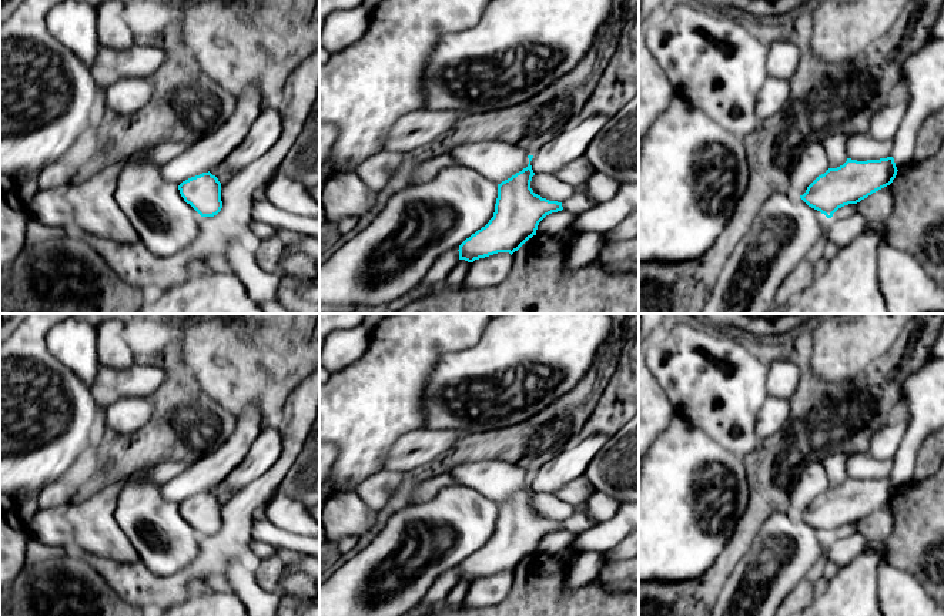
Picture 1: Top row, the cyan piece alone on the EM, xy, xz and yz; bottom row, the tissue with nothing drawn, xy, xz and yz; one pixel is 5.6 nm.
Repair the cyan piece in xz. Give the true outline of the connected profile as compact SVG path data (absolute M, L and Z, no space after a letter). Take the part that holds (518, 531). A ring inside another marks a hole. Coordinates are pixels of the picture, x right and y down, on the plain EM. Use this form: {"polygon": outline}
{"polygon": "M533 475L528 478L526 488L498 503L493 536L459 565L459 579L473 582L498 572L512 575L536 555L538 545L546 535L563 529L562 522L549 520L533 512Z"}

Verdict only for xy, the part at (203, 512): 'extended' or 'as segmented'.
as segmented

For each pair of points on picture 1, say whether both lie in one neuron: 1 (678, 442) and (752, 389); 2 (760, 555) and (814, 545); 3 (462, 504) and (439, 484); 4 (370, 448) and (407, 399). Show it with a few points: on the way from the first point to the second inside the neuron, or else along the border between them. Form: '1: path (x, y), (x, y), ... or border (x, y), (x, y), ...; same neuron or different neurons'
1: border (678, 412), (725, 447); different neurons
2: path (773, 555), (780, 555), (787, 548), (802, 545); same neuron
3: border (458, 484), (444, 486), (432, 498), (415, 505); different neurons
4: path (370, 437), (395, 411); same neuron

